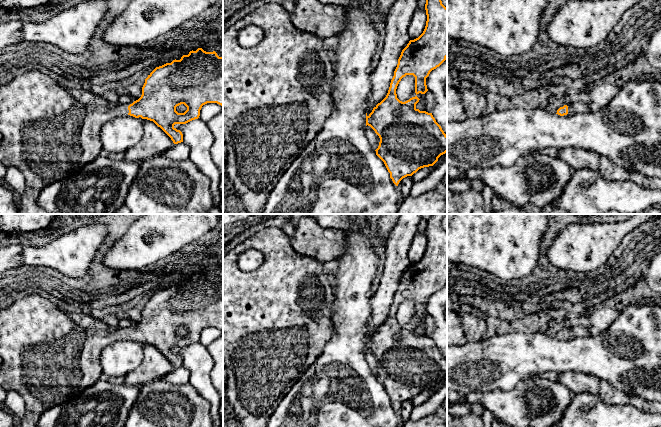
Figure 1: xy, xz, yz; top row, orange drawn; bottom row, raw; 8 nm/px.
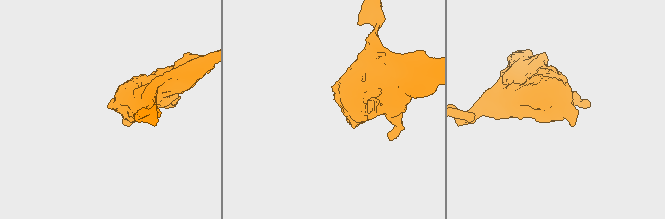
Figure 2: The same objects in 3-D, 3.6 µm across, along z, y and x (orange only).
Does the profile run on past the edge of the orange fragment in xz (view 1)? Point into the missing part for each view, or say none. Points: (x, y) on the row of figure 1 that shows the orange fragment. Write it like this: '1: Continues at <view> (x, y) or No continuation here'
1: No continuation here

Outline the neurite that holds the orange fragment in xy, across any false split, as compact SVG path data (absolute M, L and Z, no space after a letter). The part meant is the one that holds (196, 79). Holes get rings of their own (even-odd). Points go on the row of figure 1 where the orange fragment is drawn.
M202 48L156 67L145 79L141 97L129 106L111 103L95 89L65 89L37 69L16 76L0 87L0 161L6 167L19 169L26 179L20 212L49 214L37 204L41 190L53 182L82 175L85 168L104 153L100 130L106 122L119 116L141 117L153 121L178 144L183 142L183 134L174 125L198 119L202 106L207 103L223 106L223 57ZM181 104L187 107L184 113L176 111Z

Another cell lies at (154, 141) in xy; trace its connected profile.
M143 119L143 126L142 138L125 152L124 160L142 162L151 157L162 155L174 145L171 138L153 121Z

